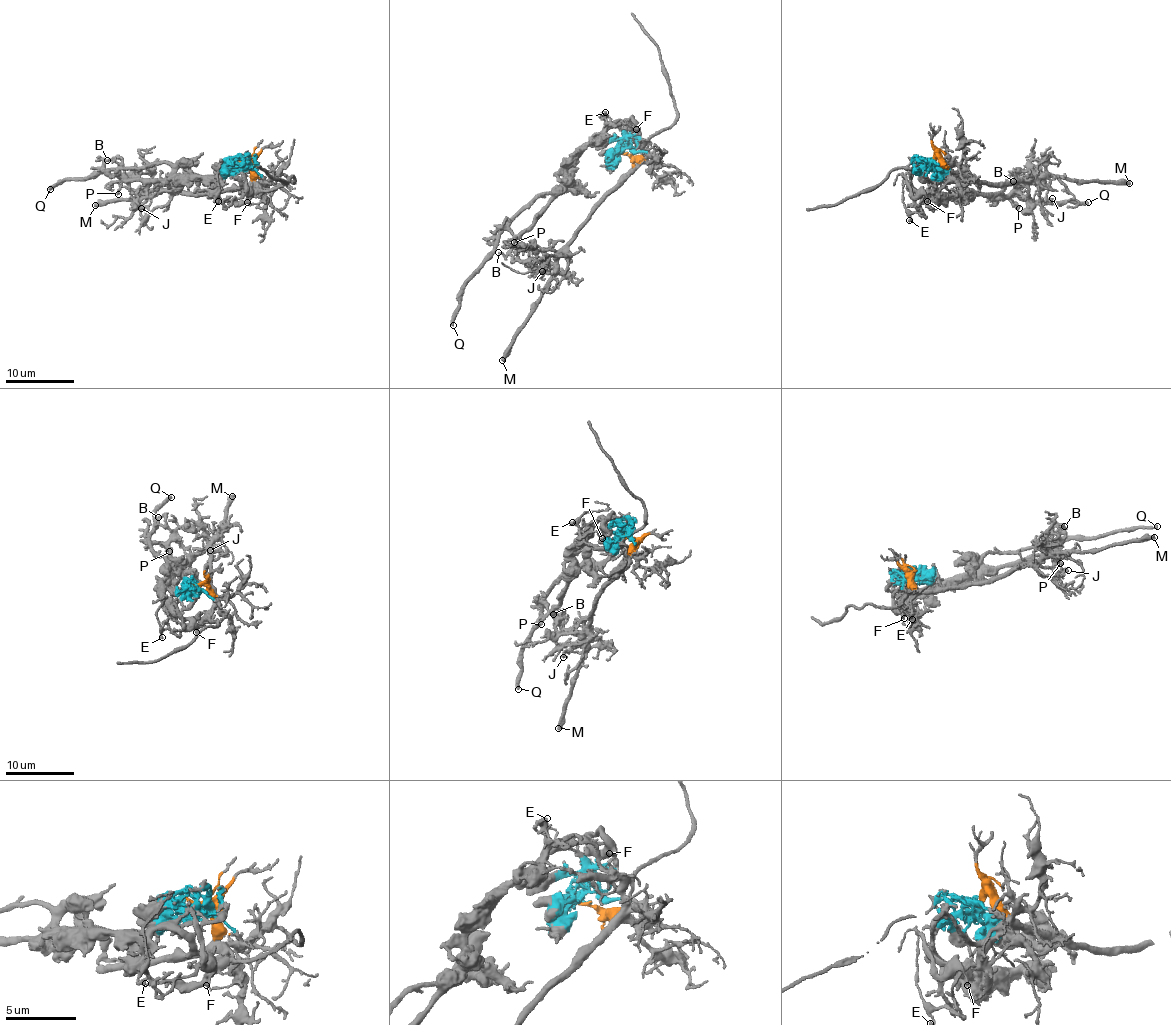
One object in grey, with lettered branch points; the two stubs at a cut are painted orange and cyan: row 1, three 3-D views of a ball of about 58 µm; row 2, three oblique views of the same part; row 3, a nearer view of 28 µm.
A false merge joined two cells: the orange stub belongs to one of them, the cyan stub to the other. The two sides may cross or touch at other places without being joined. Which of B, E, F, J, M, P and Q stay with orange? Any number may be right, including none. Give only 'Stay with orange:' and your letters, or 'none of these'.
Stay with orange: J, M

